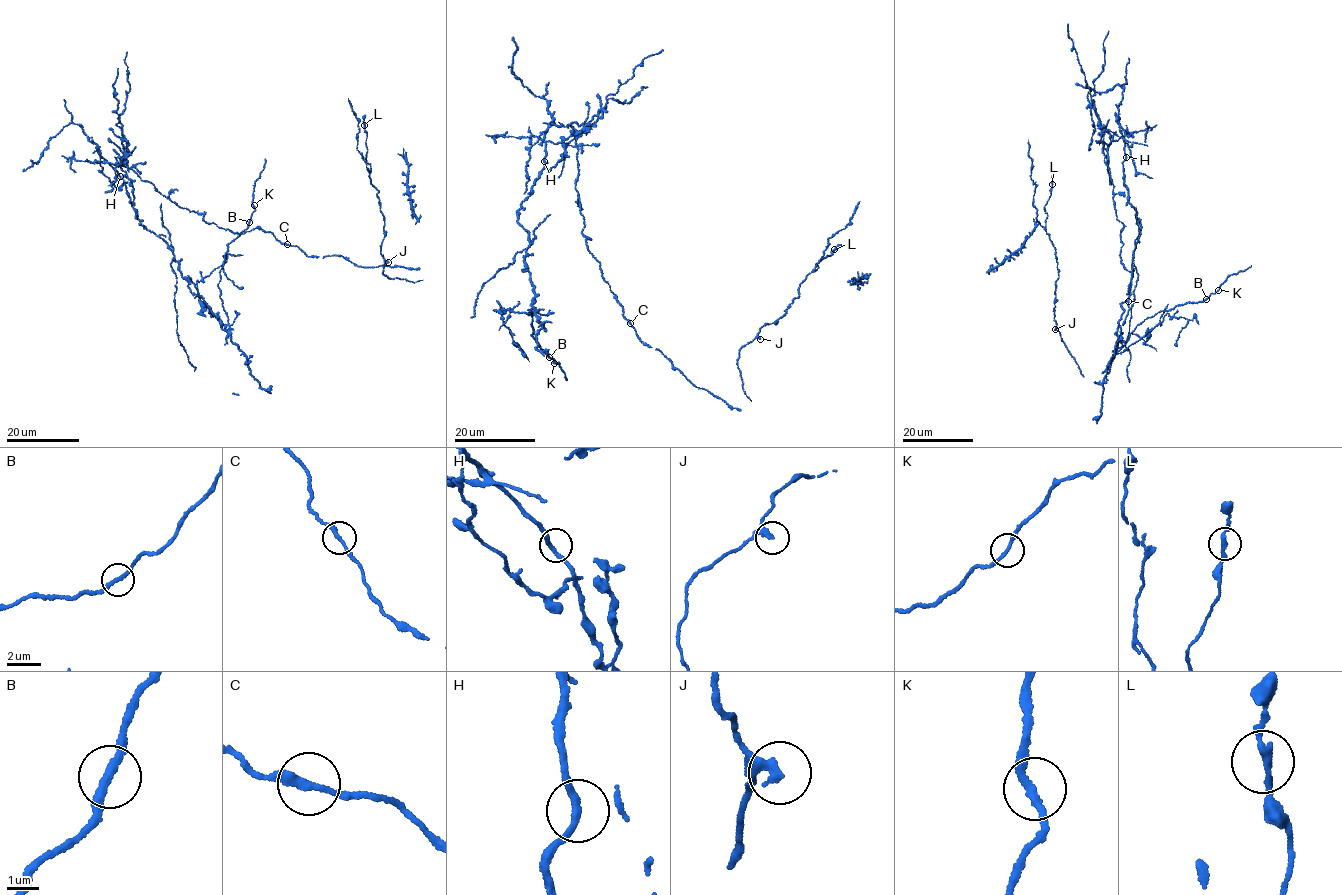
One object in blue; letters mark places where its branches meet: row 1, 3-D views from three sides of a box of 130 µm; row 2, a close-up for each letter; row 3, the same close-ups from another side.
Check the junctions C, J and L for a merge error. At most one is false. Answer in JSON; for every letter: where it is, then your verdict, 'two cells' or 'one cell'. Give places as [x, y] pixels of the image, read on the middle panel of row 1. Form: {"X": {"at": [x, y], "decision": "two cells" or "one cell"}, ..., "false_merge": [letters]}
{"C": {"at": [630, 323], "decision": "two cells"}, "J": {"at": [760, 339], "decision": "one cell"}, "L": {"at": [834, 249], "decision": "one cell"}, "false_merge": ["C"]}

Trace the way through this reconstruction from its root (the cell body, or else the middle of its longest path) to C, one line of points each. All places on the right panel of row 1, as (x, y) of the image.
C: (1122, 229), (1121, 262), (1131, 274), (1128, 300)

